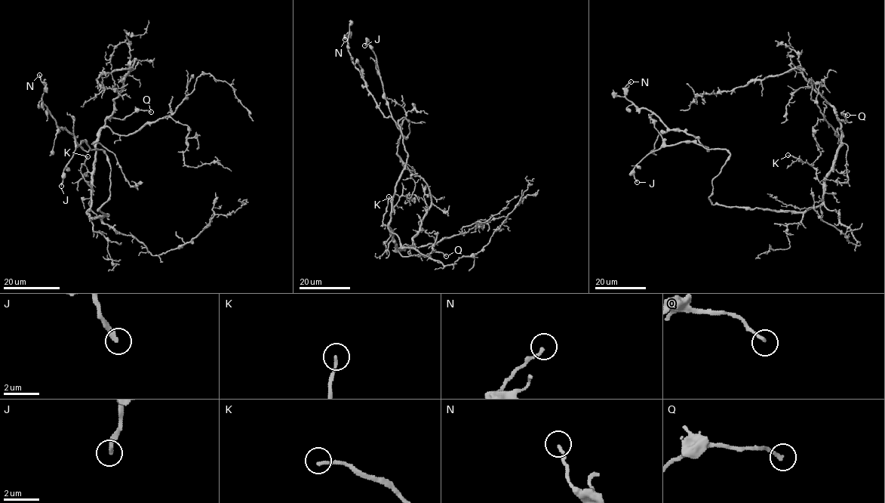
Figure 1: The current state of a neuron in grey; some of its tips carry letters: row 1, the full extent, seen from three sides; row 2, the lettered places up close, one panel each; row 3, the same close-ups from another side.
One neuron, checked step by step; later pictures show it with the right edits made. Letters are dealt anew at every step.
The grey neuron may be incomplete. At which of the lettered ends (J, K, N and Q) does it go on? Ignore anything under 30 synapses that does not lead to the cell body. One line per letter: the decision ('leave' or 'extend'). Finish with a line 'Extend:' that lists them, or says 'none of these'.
J: leave
K: leave
N: leave
Q: leave
Extend: none of these

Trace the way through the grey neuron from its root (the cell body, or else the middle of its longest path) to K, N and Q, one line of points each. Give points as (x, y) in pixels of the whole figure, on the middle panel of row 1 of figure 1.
K: (390, 219), (388, 229), (391, 232), (391, 229), (382, 222), (388, 196)
N: (390, 219), (407, 157), (398, 121), (409, 121), (406, 138), (378, 108), (348, 50), (350, 34), (345, 39)
Q: (390, 219), (388, 229), (397, 250), (408, 248), (414, 256), (436, 251), (446, 256)

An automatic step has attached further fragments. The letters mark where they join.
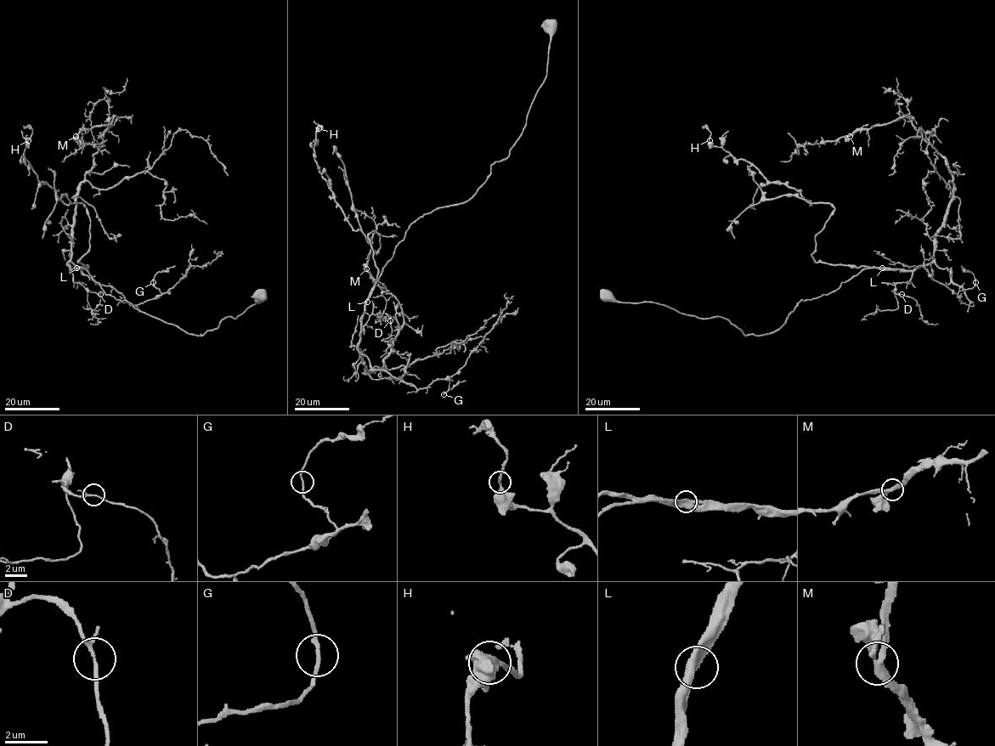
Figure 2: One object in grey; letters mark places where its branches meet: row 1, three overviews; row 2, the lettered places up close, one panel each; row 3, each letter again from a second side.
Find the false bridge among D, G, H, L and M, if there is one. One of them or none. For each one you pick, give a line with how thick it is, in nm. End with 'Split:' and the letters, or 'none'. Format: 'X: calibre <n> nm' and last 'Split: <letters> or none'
Split: none

